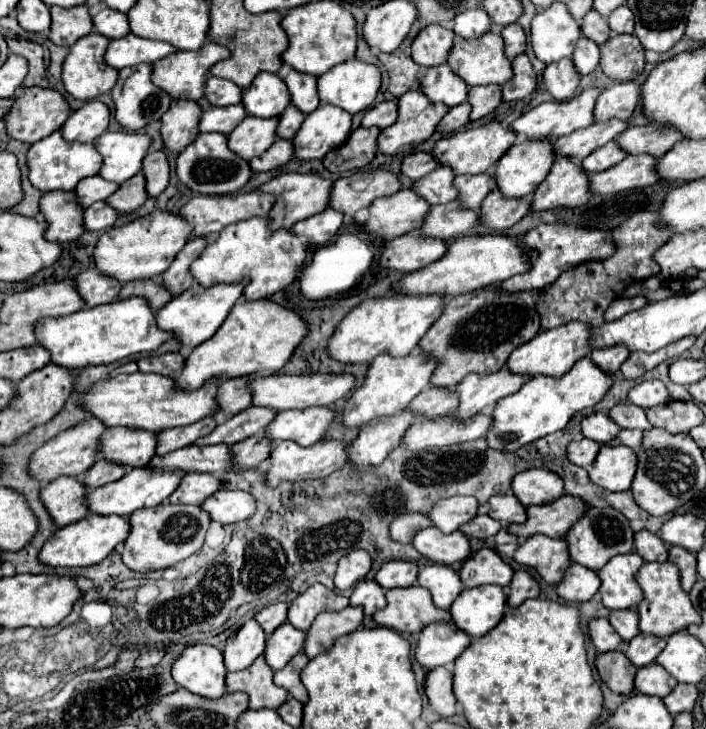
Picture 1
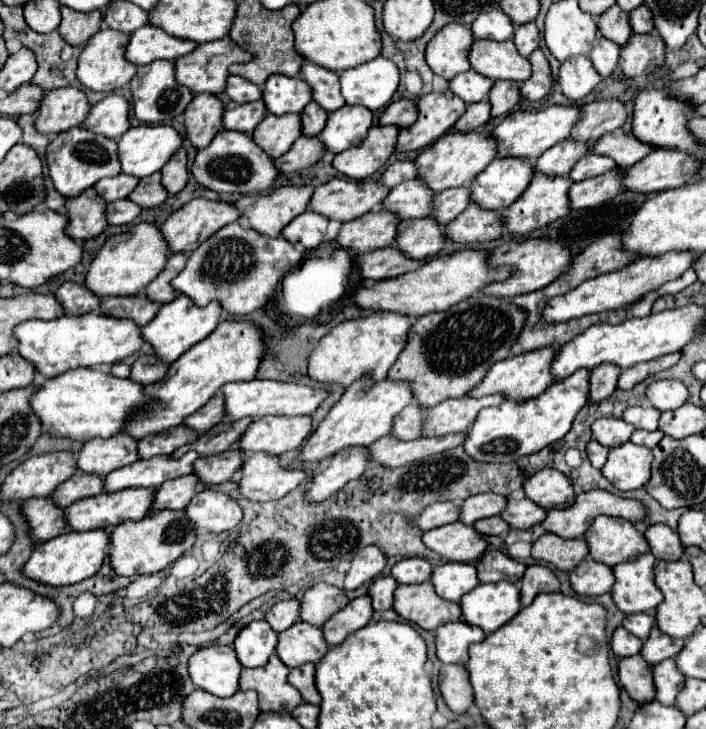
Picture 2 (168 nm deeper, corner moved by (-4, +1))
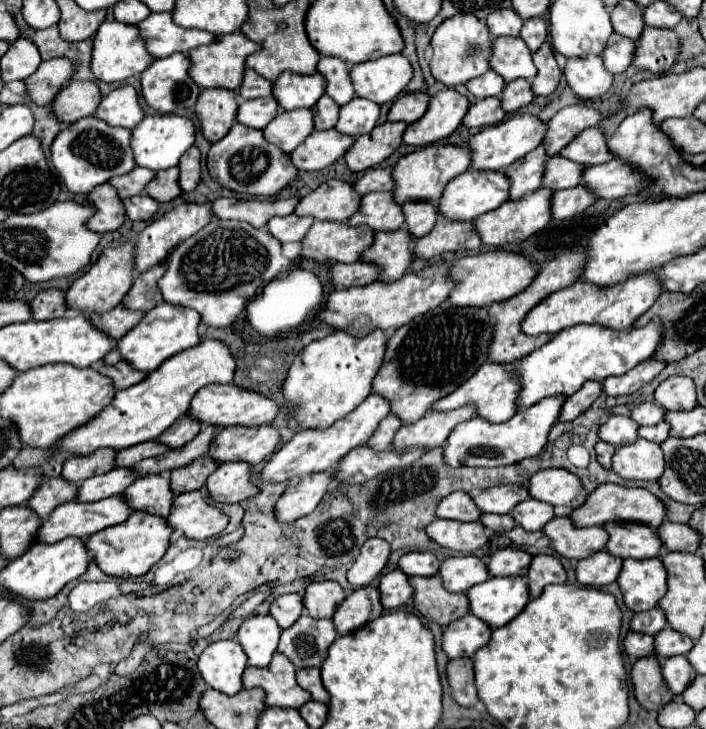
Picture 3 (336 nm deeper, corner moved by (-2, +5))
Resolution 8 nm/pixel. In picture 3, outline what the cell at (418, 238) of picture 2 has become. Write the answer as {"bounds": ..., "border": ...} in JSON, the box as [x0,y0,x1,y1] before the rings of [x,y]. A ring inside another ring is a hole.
{"bounds":[363,228,413,280],"border":[[[399,228],[391,234],[375,234],[375,240],[369,250],[365,250],[363,260],[377,264],[383,270],[381,280],[395,280],[405,274],[409,264],[413,262],[413,238],[407,230]]]}

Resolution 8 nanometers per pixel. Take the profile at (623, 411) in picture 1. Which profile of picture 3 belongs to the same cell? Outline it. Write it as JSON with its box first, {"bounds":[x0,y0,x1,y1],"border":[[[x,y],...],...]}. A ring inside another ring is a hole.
{"bounds":[631,402,665,426],"border":[[[647,402],[647,404],[639,404],[631,410],[631,418],[639,424],[639,426],[653,426],[659,424],[665,416],[665,410],[655,404],[655,402]]]}

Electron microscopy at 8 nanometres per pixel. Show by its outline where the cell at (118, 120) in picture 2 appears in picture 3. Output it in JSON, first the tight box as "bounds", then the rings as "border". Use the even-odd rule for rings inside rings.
{"bounds":[95,86,143,128],"border":[[[119,86],[103,96],[101,104],[97,106],[95,118],[107,122],[109,126],[123,126],[135,128],[143,118],[143,110],[139,106],[139,96],[133,86]]]}

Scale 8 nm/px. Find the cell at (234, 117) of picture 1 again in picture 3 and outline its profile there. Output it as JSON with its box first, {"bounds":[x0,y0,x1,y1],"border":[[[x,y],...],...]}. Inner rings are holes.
{"bounds":[237,96,279,128],"border":[[[273,96],[267,98],[255,98],[255,100],[245,100],[237,108],[237,122],[249,128],[265,128],[267,122],[279,112],[279,104],[275,102]]]}

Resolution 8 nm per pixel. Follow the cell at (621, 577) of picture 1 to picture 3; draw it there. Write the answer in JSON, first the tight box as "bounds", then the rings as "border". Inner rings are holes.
{"bounds":[617,558,667,612],"border":[[[659,558],[623,560],[617,584],[623,602],[633,612],[651,610],[667,592],[667,572]]]}

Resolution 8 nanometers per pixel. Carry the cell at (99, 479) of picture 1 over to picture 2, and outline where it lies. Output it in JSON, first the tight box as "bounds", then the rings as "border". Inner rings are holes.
{"bounds":[51,474,103,508],"border":[[[79,474],[79,476],[71,476],[63,484],[59,484],[53,490],[51,500],[59,508],[67,508],[67,506],[71,506],[73,502],[77,502],[81,498],[97,496],[101,492],[103,492],[103,478],[101,476],[95,476],[95,474]]]}

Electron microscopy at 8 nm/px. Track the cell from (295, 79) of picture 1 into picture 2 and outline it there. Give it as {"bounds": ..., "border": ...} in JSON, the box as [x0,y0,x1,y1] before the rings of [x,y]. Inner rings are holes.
{"bounds":[301,60,345,112],"border":[[[307,60],[301,68],[301,78],[305,82],[309,82],[309,86],[313,90],[313,100],[327,112],[339,110],[345,104],[345,100],[339,92],[339,74],[337,72],[327,70],[327,68],[317,66]]]}

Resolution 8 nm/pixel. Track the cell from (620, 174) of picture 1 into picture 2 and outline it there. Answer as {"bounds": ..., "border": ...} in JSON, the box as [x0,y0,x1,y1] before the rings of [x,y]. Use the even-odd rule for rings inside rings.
{"bounds":[569,172,621,210],"border":[[[607,172],[597,178],[589,178],[577,182],[569,188],[569,206],[571,210],[583,210],[599,206],[609,198],[615,198],[621,192],[621,182],[617,182],[617,174]]]}

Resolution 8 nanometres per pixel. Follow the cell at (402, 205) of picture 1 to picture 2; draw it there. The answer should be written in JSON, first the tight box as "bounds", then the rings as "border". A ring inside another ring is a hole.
{"bounds":[335,210,397,252],"border":[[[373,210],[357,220],[343,222],[335,242],[339,244],[339,248],[347,248],[353,252],[387,248],[395,242],[397,224],[397,218],[389,218],[389,214],[375,214]]]}

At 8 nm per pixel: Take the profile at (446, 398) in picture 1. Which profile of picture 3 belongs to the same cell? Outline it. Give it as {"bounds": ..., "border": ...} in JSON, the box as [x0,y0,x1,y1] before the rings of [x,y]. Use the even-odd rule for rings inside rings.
{"bounds":[367,414,403,450],"border":[[[389,414],[387,418],[383,418],[383,422],[375,430],[375,434],[369,438],[367,446],[371,446],[373,450],[387,450],[395,438],[395,432],[401,426],[403,426],[403,422],[399,422],[399,418],[395,418],[395,414]]]}

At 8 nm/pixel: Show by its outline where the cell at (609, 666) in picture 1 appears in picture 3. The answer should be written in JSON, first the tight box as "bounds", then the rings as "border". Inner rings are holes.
{"bounds":[631,656,673,710],"border":[[[655,656],[639,658],[631,668],[631,680],[637,702],[647,710],[659,710],[673,698],[665,686],[665,680],[661,676],[661,666]]]}

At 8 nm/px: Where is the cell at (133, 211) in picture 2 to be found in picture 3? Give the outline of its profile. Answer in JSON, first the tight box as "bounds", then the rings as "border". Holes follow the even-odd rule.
{"bounds":[123,194,159,220],"border":[[[139,194],[139,196],[131,196],[123,200],[123,208],[127,210],[129,220],[147,220],[157,212],[159,202],[155,202],[147,194]]]}

